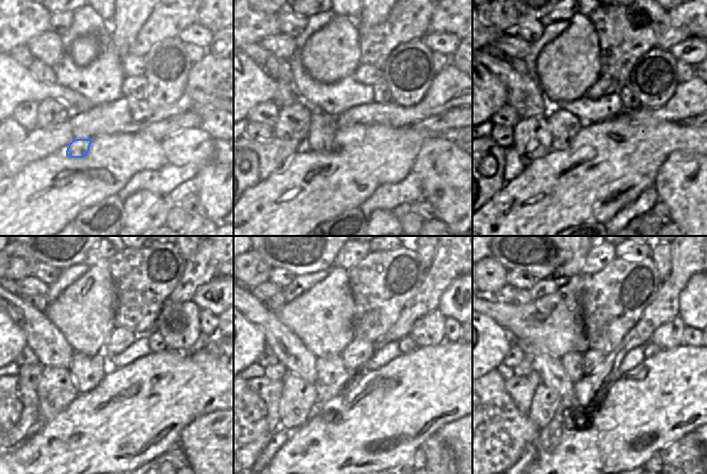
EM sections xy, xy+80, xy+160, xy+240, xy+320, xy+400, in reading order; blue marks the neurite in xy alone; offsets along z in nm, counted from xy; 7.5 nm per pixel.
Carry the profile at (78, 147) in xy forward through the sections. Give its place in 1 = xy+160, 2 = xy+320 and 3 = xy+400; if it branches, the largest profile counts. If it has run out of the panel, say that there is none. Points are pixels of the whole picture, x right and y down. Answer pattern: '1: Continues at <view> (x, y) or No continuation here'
1: Continues at xy+160 (564, 126)
2: Continues at xy+320 (328, 369)
3: Continues at xy+400 (572, 362).

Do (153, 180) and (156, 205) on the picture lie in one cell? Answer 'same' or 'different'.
different

